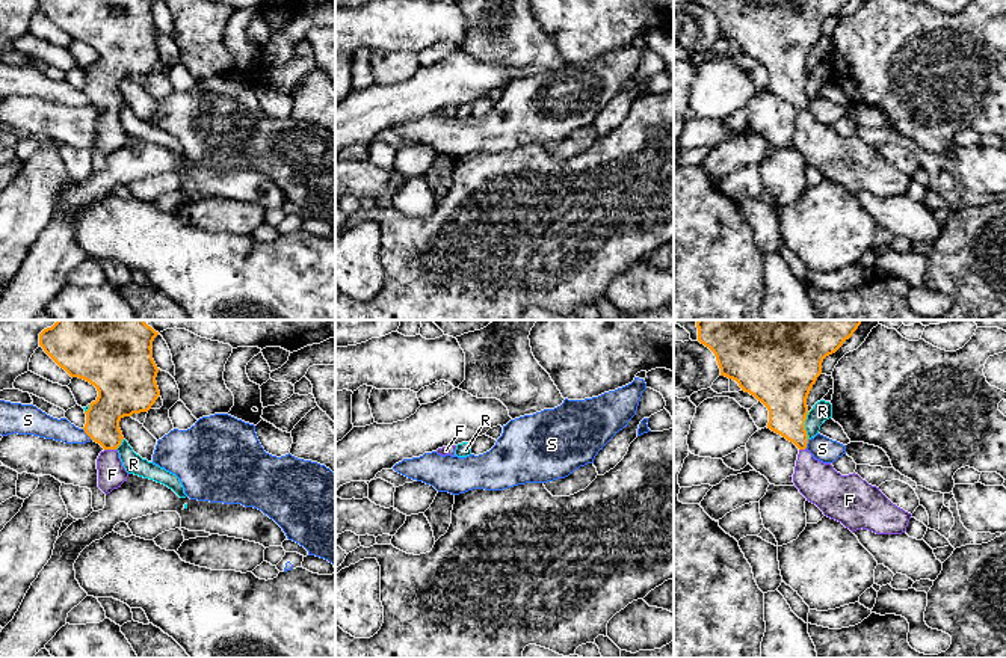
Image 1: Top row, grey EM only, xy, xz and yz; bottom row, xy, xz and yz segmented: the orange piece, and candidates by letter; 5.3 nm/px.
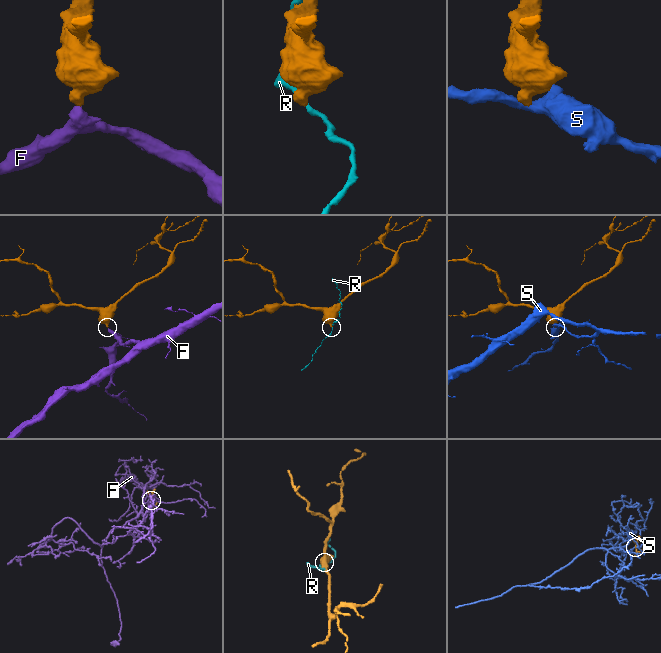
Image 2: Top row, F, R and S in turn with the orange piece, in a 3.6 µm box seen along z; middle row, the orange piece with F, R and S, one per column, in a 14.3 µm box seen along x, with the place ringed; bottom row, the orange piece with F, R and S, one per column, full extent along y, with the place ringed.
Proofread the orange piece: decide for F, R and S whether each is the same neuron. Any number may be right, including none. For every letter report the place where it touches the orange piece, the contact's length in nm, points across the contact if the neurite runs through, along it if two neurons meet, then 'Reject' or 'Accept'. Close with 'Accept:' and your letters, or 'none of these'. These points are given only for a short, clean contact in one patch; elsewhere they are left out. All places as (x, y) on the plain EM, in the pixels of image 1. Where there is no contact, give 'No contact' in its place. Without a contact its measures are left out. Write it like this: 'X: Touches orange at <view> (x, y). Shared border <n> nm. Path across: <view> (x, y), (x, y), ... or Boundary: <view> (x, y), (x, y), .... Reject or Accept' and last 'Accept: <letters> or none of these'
F: Touches orange at xy (111, 110). Shared border 60 nm. Path across: xy (114, 64), (111, 67), (111, 110), (112, 136). Accept
R: Touches orange at yz (804, 88). Shared border 140 nm. Reject
S: Touches orange at xy (88, 97). Shared border 90 nm. Boundary: xy (82, 91), (92, 101). Reject
Accept: F

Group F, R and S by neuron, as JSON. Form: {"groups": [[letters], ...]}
{"groups": [["F"], ["R"], ["S"]]}

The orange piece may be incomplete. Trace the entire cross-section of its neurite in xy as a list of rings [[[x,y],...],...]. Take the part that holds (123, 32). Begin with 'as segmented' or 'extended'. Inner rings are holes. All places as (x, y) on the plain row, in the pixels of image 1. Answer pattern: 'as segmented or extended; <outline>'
extended; [[[39,0],[44,14],[71,39],[79,39],[98,53],[86,75],[85,95],[104,112],[97,121],[98,149],[107,157],[127,143],[118,109],[124,98],[119,83],[133,75],[148,74],[160,57],[156,39],[159,30],[153,21],[154,0]]]

